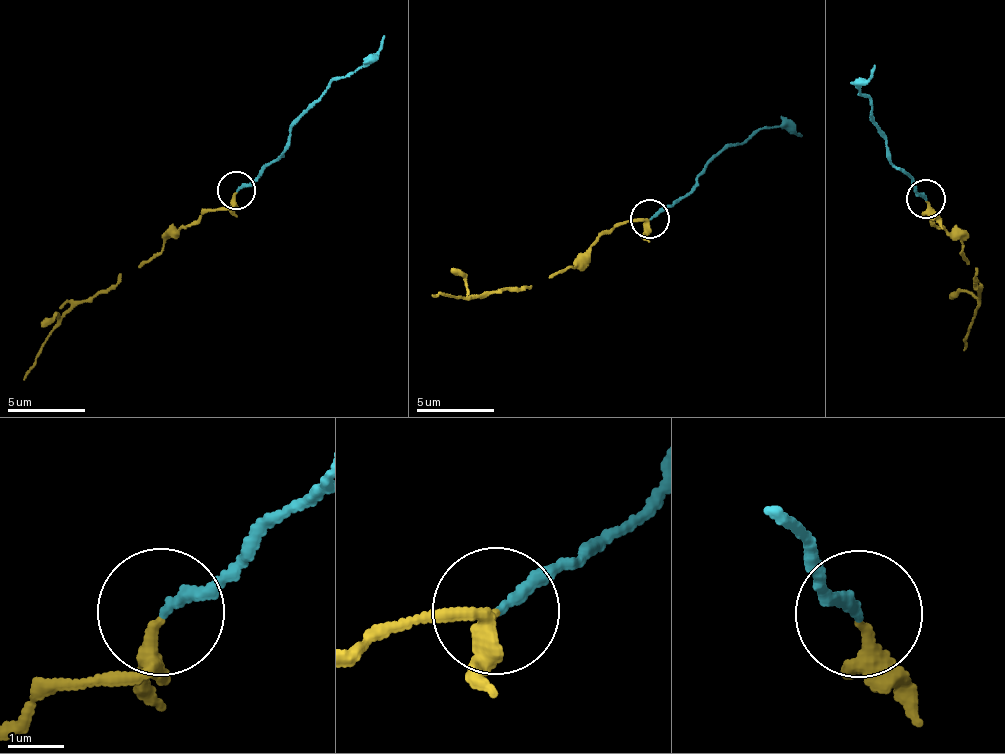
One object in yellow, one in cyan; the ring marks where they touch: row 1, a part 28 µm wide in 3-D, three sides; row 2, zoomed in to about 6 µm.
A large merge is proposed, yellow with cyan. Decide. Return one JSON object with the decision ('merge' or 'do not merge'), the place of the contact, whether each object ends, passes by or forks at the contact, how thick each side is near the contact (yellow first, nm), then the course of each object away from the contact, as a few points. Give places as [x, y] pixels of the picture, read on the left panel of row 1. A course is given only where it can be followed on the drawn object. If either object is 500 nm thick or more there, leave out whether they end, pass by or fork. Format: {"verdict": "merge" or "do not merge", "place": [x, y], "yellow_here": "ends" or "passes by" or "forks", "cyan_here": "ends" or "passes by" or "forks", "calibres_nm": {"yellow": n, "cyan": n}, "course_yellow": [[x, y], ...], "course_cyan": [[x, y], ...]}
{"verdict": "merge", "place": [236, 190], "yellow_here": "passes by", "cyan_here": "ends", "calibres_nm": {"yellow": 190, "cyan": 180}, "course_yellow": [[235, 193], [227, 208], [204, 212], [162, 242], [162, 249], [120, 273], [54, 329], [23, 381]], "course_cyan": [[235, 189], [289, 148], [292, 118], [338, 78], [369, 60], [385, 34]]}

